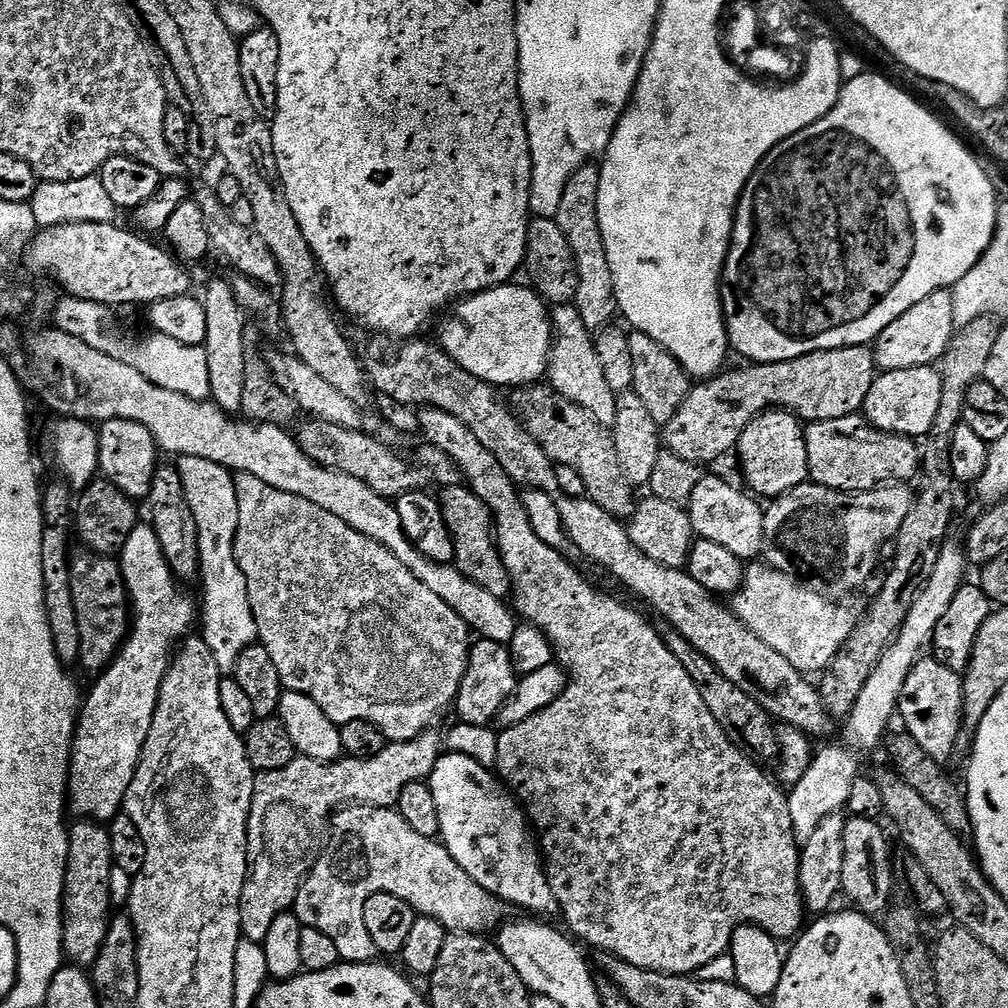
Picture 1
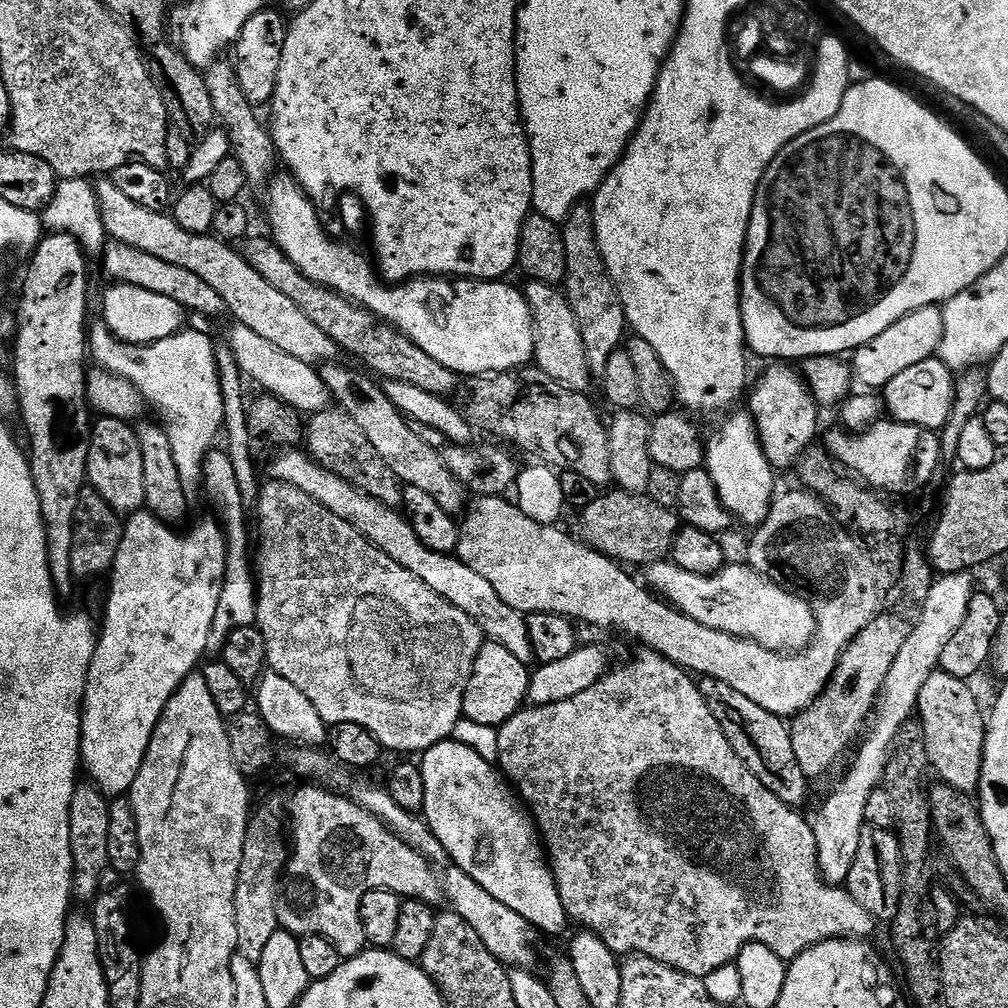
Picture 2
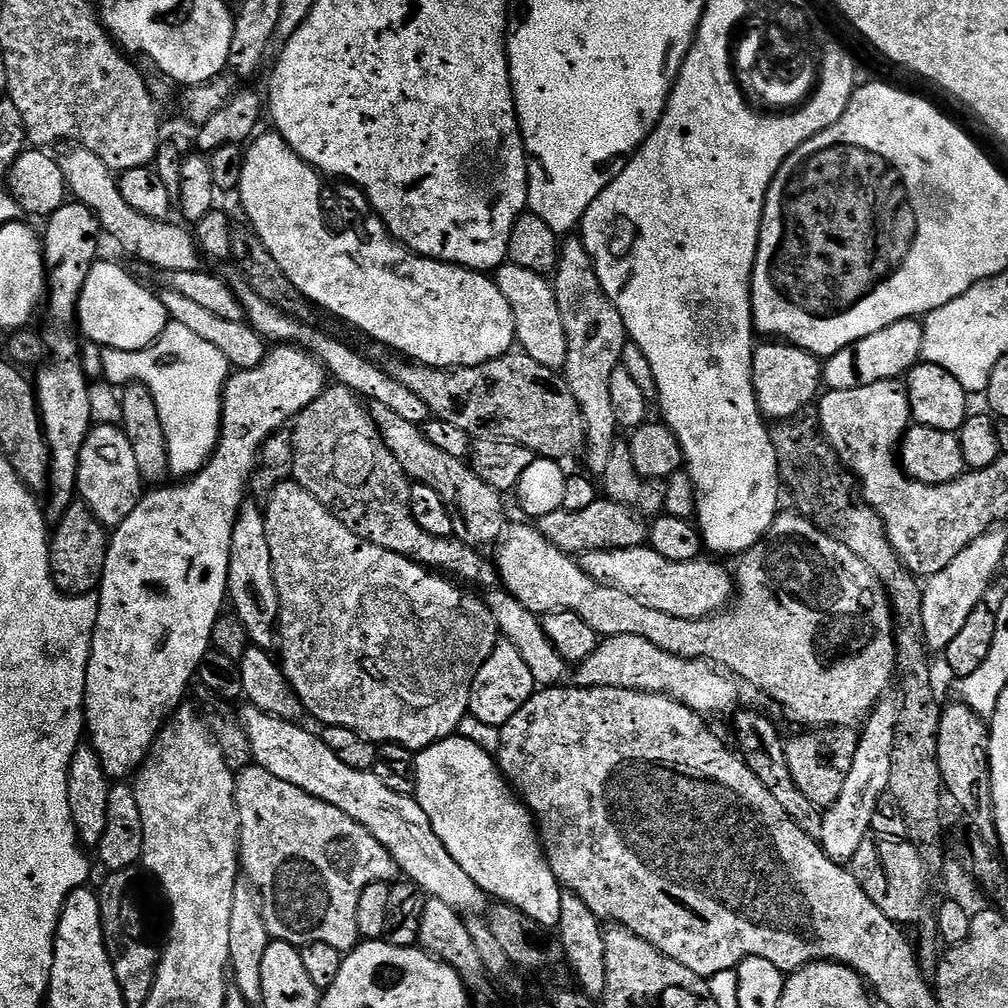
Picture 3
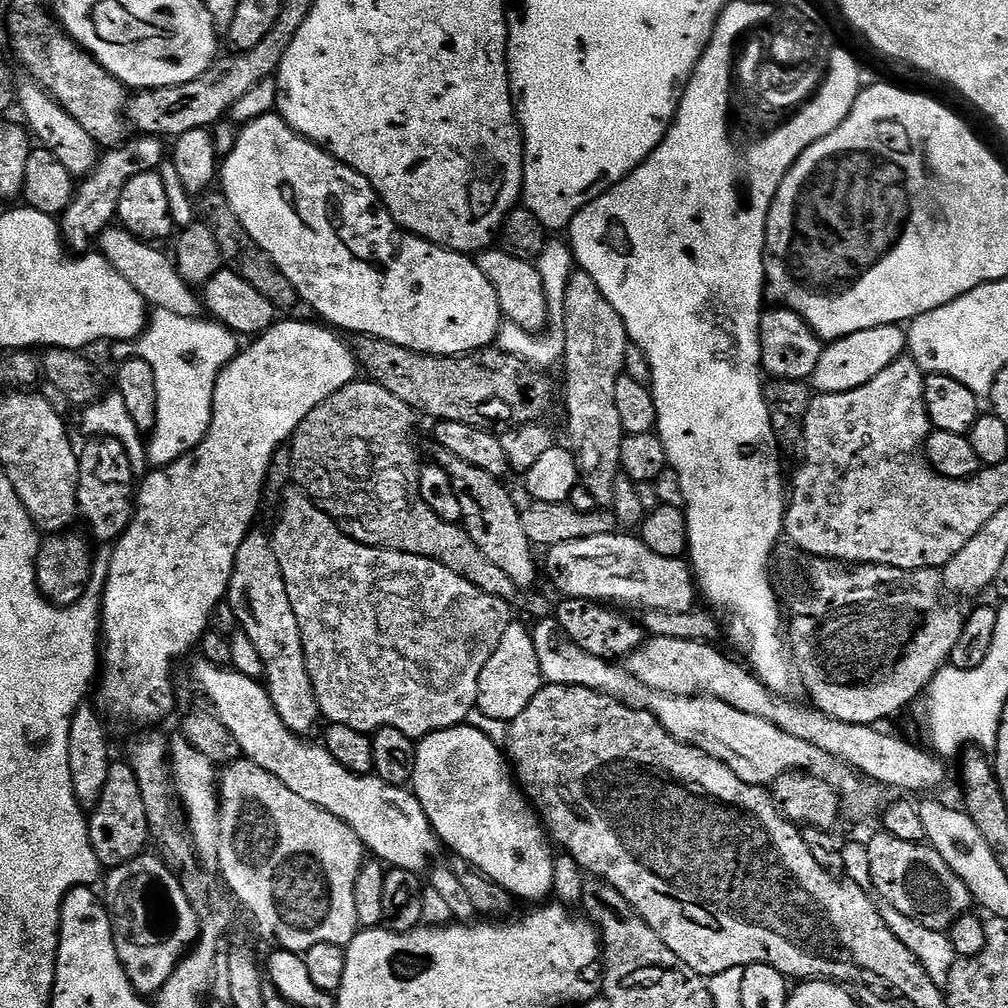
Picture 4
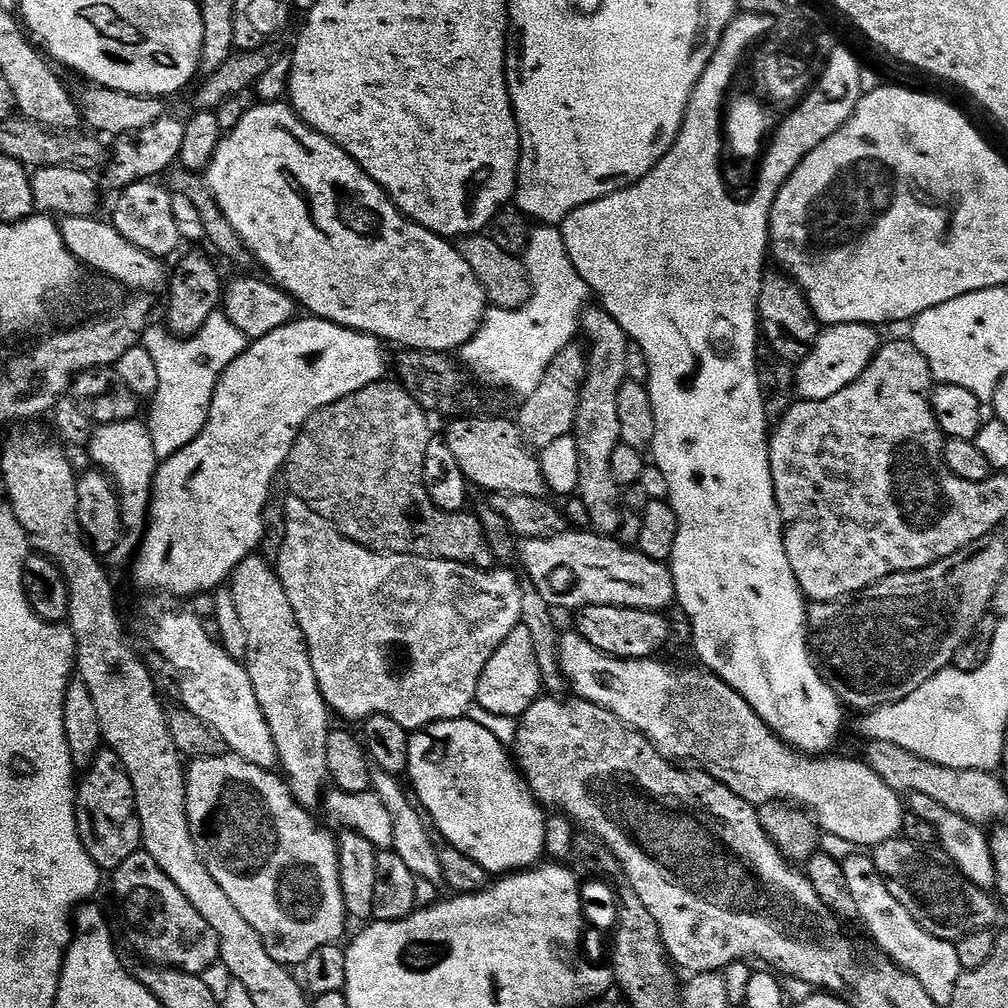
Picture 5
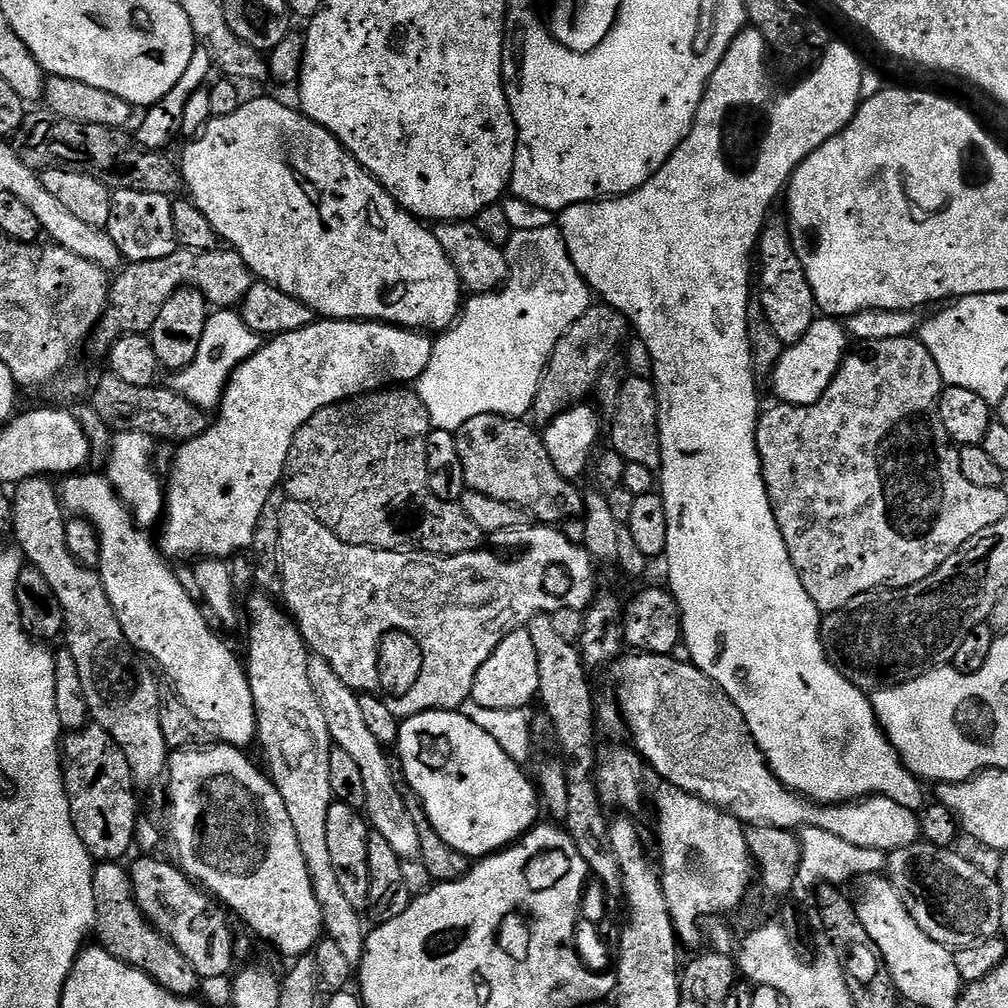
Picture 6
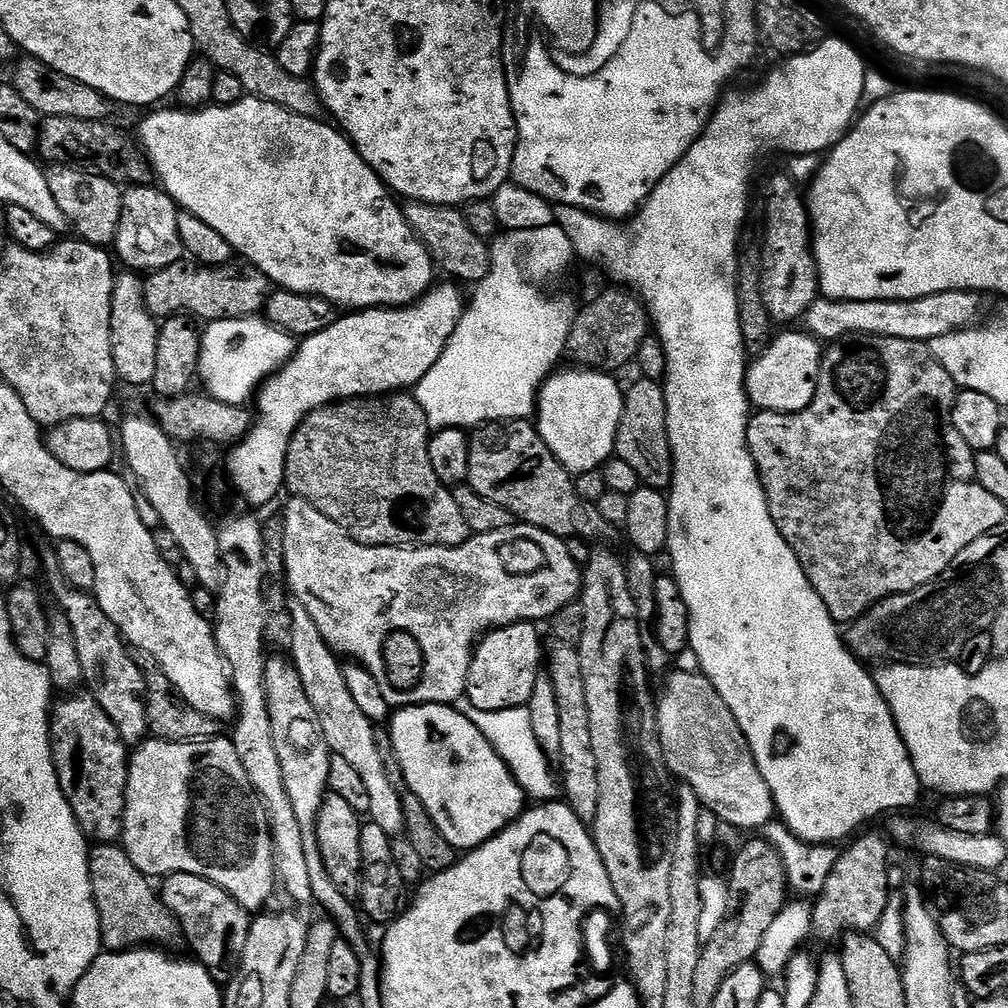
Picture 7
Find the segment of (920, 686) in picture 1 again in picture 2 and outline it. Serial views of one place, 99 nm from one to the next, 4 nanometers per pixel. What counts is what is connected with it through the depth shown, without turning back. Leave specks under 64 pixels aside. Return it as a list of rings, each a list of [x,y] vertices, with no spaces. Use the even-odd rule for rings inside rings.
[[[934,671],[926,682],[922,682],[915,710],[924,735],[929,769],[940,775],[937,776],[939,783],[969,794],[975,793],[980,786],[986,731],[986,716],[980,713],[980,704],[972,686],[967,680],[954,678],[954,674]]]

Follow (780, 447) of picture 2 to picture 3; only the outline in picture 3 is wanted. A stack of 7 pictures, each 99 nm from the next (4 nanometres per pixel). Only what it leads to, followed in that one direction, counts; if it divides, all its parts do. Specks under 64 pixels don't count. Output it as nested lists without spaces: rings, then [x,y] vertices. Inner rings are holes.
[[[765,339],[752,353],[752,381],[761,416],[772,422],[788,420],[809,407],[822,392],[822,364],[814,354],[788,343]]]

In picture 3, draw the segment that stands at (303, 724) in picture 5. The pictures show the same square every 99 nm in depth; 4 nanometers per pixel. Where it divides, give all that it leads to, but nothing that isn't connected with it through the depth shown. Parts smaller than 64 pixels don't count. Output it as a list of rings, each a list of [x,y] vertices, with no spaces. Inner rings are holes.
[[[252,498],[245,499],[238,518],[234,522],[234,538],[230,538],[230,570],[228,571],[228,595],[234,607],[234,615],[246,626],[249,641],[255,647],[272,650],[278,644],[280,603],[278,586],[274,582],[274,562],[270,558],[270,546],[266,542],[266,518],[264,508]]]

